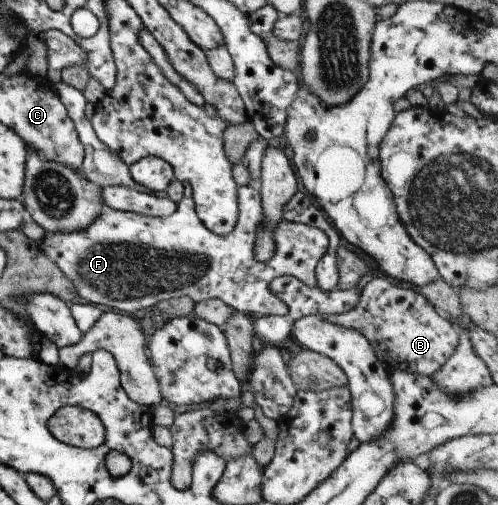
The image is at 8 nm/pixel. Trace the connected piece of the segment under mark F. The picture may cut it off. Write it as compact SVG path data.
M184 182L184 196L178 203L173 215L152 218L135 212L109 210L98 215L84 230L70 232L46 232L39 242L41 253L45 254L67 279L73 282L78 300L105 305L109 309L119 309L121 313L133 313L141 309L155 307L159 302L189 295L193 301L200 302L209 298L224 301L234 310L254 317L266 315L285 315L288 312L285 303L270 289L270 283L279 276L298 276L305 285L317 287L316 267L327 253L328 235L315 226L301 222L283 220L276 227L274 238L275 255L266 262L260 262L254 256L256 231L264 224L262 197L258 187L238 186L238 220L231 233L225 236L209 231L197 217L192 187Z

